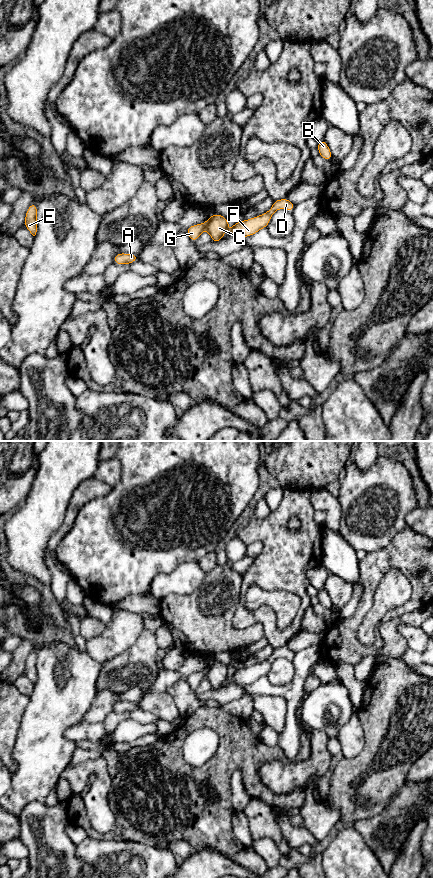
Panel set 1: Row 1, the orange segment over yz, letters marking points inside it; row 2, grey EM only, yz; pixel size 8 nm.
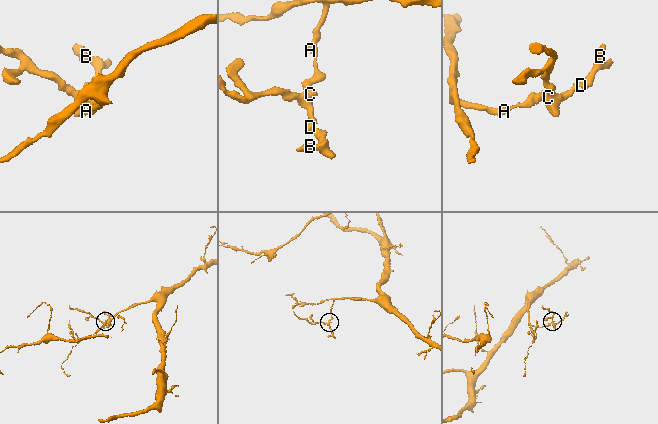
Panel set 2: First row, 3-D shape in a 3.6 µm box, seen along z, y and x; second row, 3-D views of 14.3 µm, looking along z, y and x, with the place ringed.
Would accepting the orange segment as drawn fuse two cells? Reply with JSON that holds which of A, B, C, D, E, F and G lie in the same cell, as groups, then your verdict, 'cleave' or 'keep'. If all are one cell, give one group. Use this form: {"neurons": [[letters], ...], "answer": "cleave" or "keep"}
{"neurons": [["A", "E", "G"], ["B", "C", "D", "F"]], "answer": "cleave"}

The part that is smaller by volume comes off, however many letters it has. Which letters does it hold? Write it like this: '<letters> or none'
B, C, D, F

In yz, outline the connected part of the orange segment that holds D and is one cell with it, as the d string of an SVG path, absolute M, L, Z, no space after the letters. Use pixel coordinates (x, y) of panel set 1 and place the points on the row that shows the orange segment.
M287 198L274 200L270 210L262 215L247 219L241 222L235 222L231 228L230 236L235 238L244 238L254 235L262 228L267 228L272 215L279 209L284 208L288 212L293 212L295 204Z

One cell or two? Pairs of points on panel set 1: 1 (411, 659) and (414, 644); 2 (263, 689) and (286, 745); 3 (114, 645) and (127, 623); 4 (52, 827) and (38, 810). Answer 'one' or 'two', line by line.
1: two
2: one
3: one
4: one

